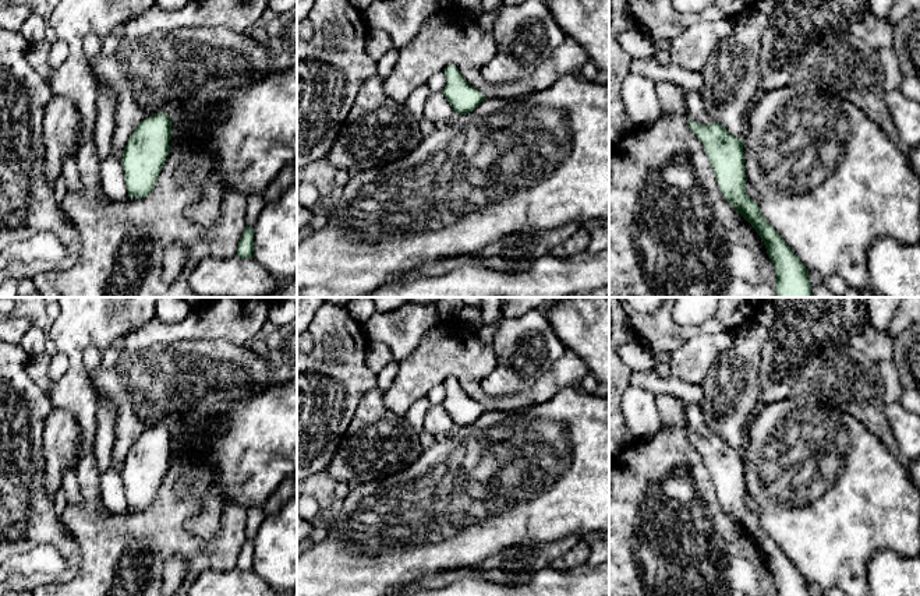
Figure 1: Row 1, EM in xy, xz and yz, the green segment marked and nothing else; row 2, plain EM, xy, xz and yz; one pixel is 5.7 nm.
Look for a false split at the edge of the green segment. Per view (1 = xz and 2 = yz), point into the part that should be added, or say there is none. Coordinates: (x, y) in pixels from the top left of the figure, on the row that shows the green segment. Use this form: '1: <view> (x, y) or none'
1: none
2: none

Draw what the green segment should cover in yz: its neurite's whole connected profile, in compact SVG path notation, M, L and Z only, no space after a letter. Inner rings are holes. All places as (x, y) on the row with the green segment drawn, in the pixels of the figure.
M689 119L689 127L704 145L725 200L762 239L776 272L775 297L813 297L808 269L746 193L743 141L715 121L701 126Z

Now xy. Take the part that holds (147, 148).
M155 113L135 127L121 158L128 197L144 198L153 190L170 140L171 119L167 113Z

